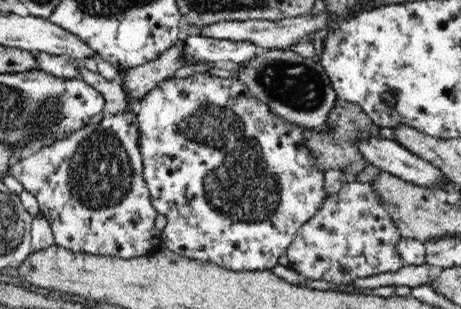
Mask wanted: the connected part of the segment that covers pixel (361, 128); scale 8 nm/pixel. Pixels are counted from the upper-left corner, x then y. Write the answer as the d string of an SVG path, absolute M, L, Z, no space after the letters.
M337 99L332 106L332 110L328 112L326 116L326 128L324 130L314 130L313 128L305 128L302 126L303 143L307 147L307 150L311 153L311 156L315 158L315 168L322 173L330 172L330 170L341 170L349 176L353 176L354 179L357 175L364 171L365 167L370 165L370 162L366 161L364 155L360 153L360 142L362 139L382 138L380 128L373 124L373 120L365 113L365 110L356 102L348 102L342 99Z

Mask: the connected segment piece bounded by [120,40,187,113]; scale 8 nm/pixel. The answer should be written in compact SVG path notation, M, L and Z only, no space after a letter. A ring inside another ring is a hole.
M180 40L164 51L156 60L126 70L124 78L120 80L126 91L126 110L124 111L136 112L138 104L145 94L166 80L168 74L187 65L180 59L182 44L184 41Z

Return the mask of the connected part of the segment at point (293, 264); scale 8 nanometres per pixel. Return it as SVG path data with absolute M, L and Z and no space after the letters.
M352 180L344 183L337 194L326 198L318 212L298 229L294 240L286 250L288 267L308 280L320 279L335 284L349 284L358 278L398 272L405 266L396 250L397 242L403 238L401 230L386 211L386 205L380 193L373 187L373 183Z

